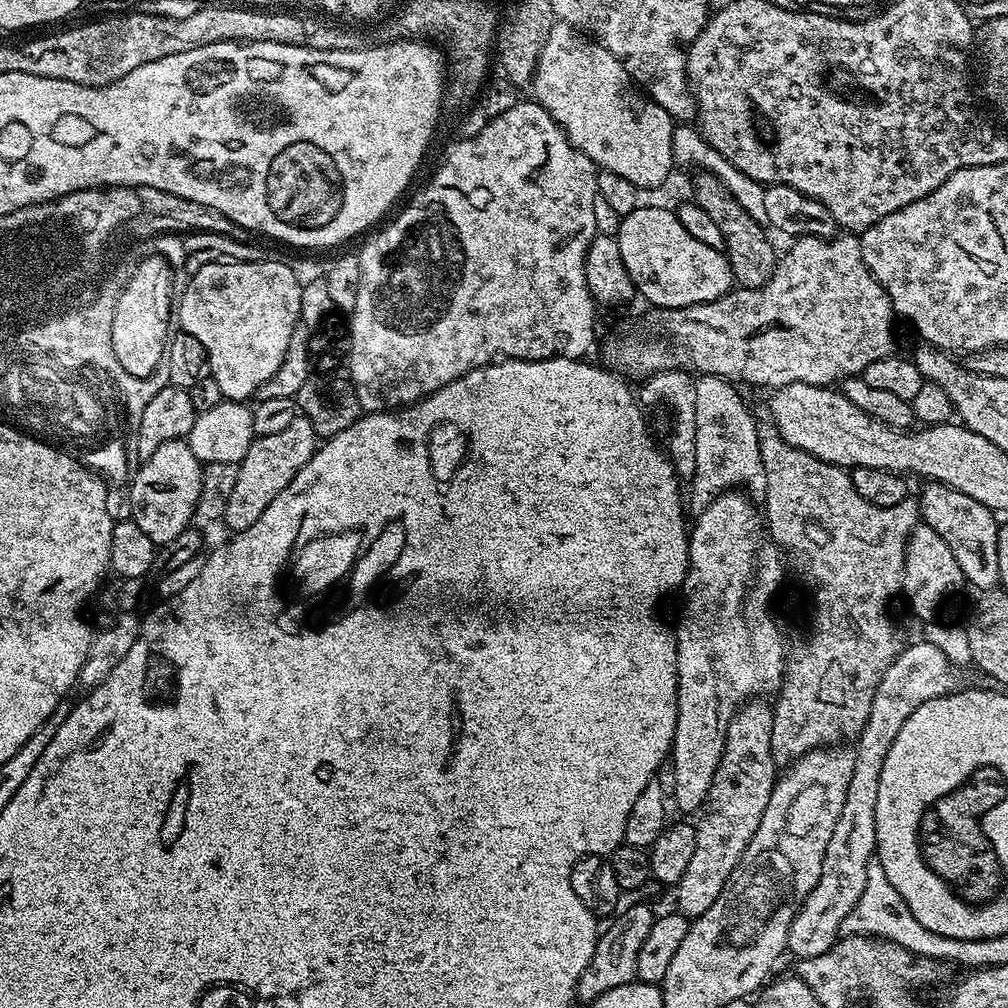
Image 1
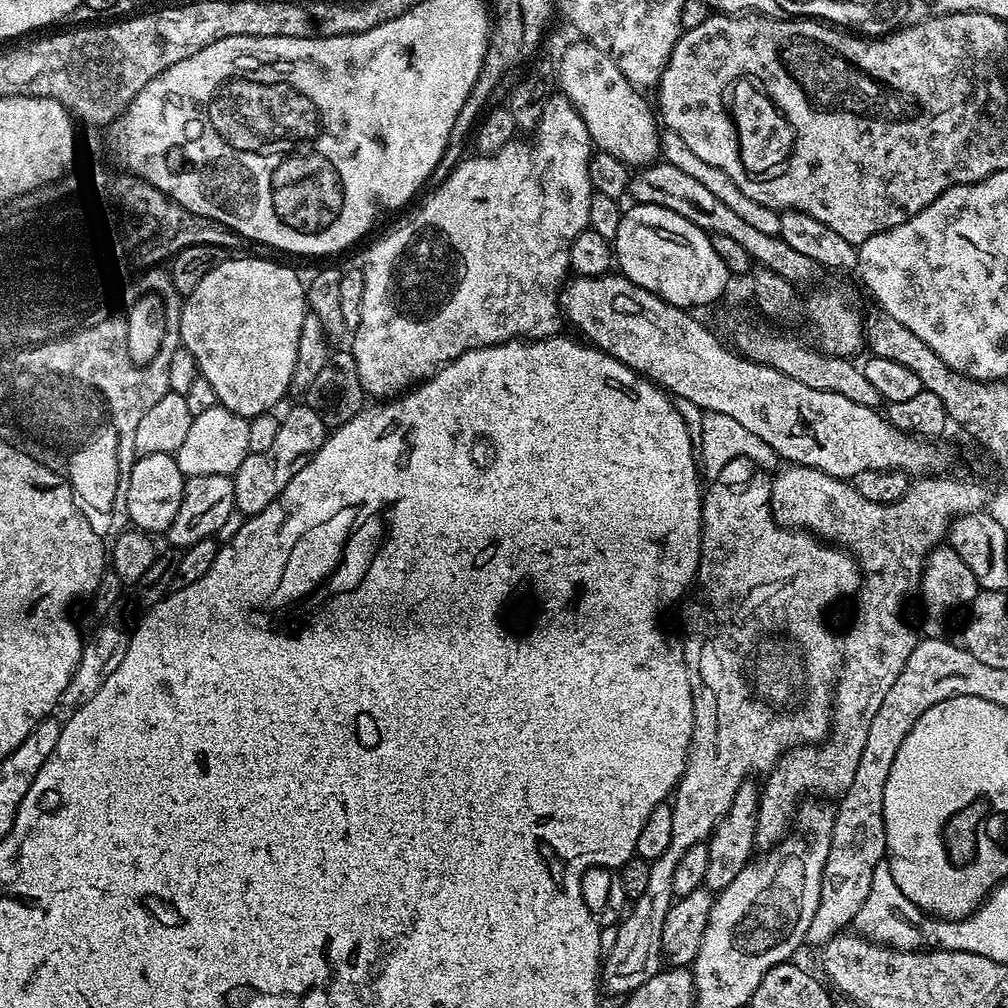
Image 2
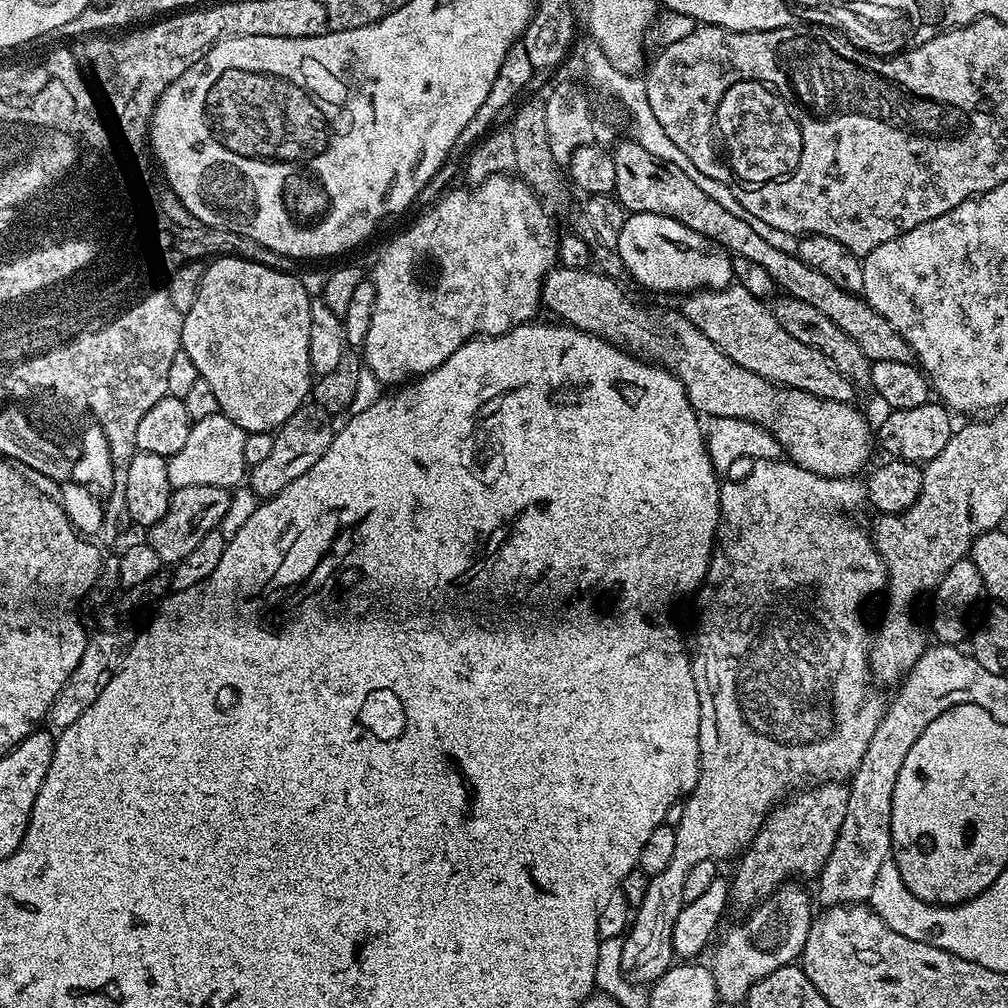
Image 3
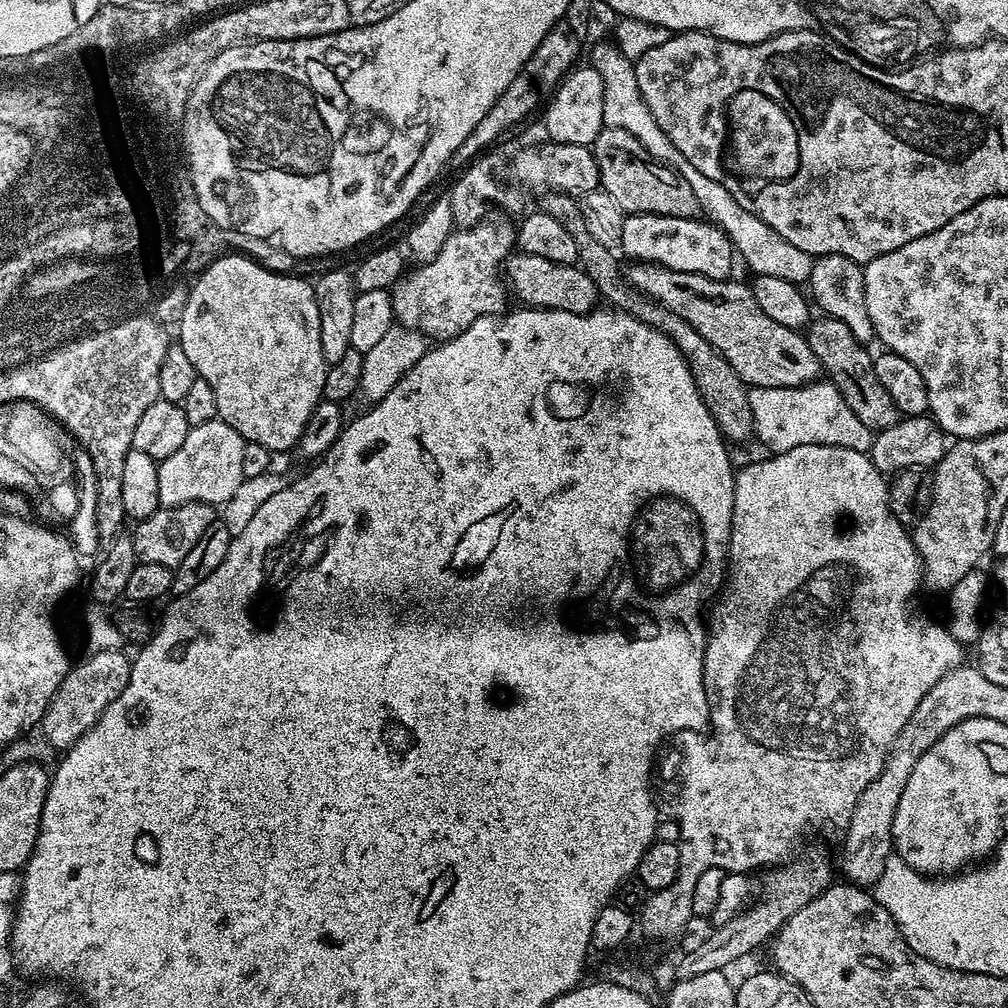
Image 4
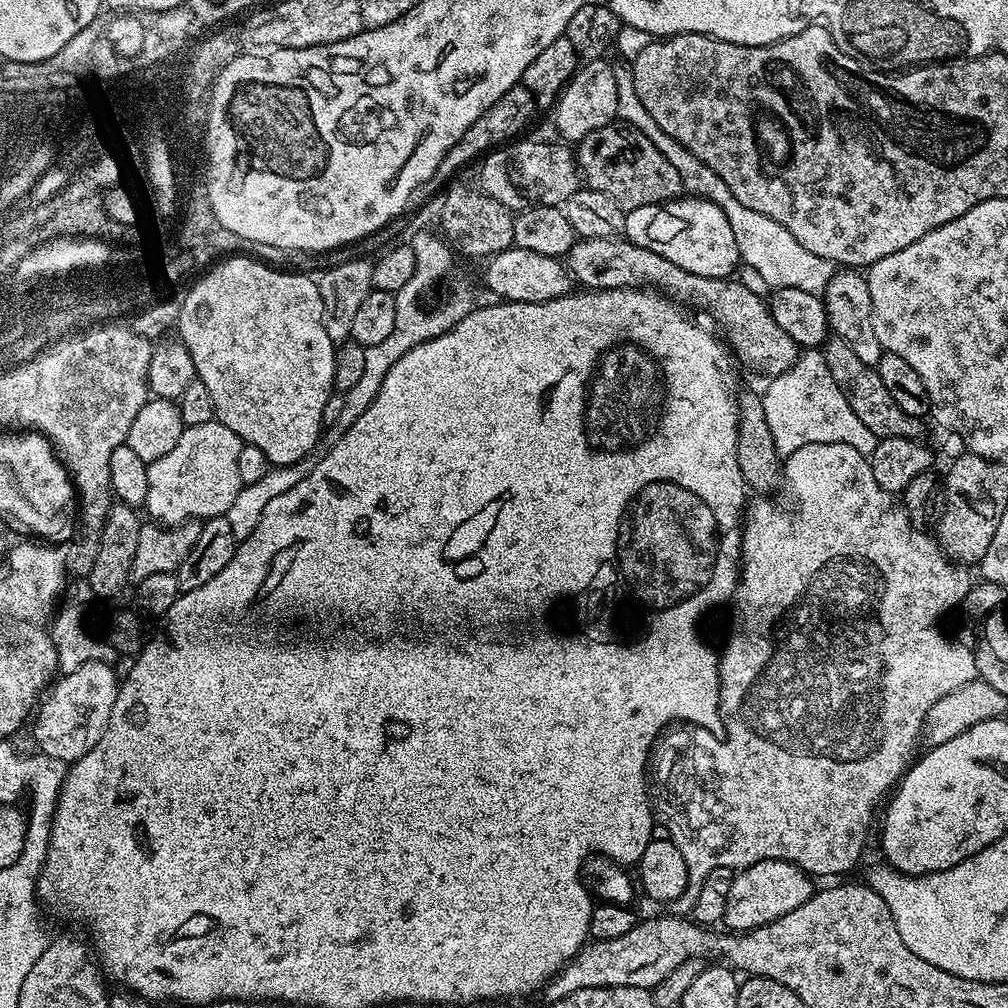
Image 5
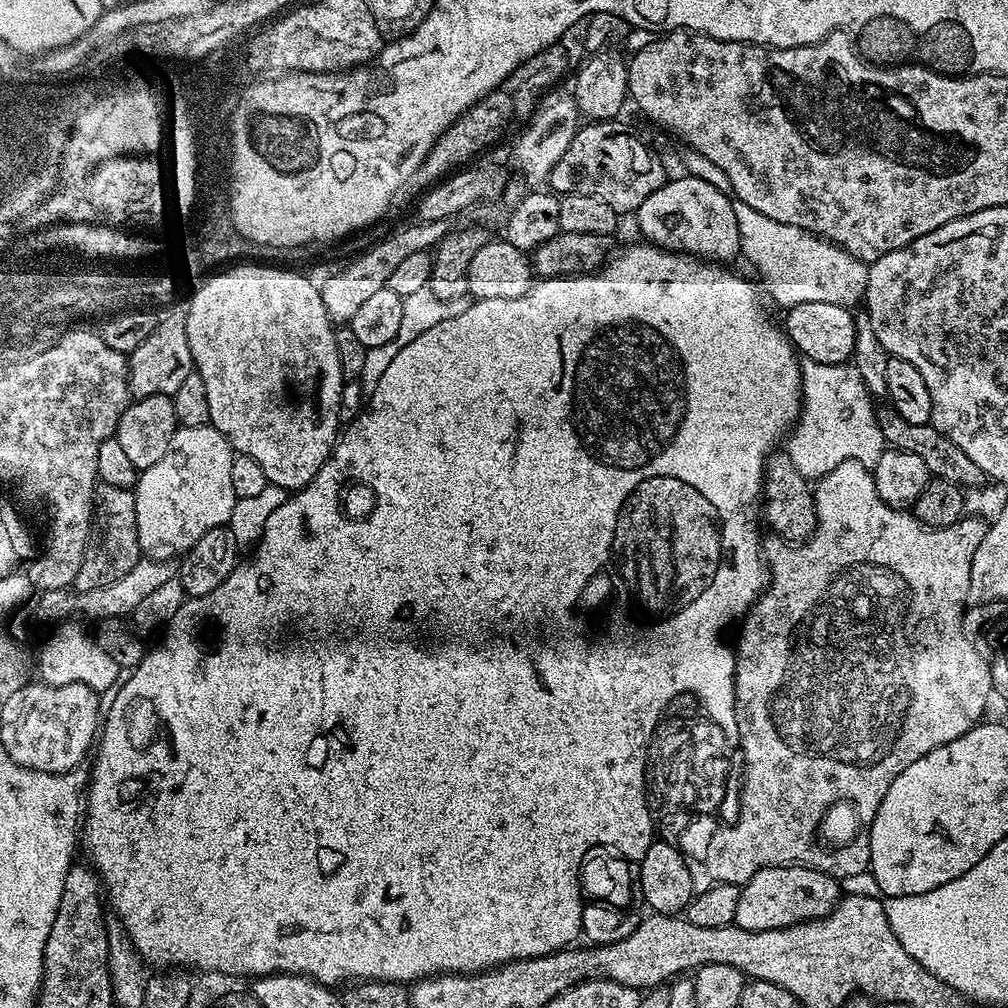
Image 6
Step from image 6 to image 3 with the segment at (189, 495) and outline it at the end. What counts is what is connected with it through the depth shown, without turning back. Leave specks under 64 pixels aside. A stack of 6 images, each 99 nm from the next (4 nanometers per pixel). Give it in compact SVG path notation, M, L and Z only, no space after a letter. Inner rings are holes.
M222 414L195 421L190 430L190 438L186 438L182 450L178 450L178 454L174 454L168 460L168 477L173 489L182 486L222 486L229 490L235 489L246 476L244 455L246 454L247 437L248 433L242 430L242 426L230 422L230 418Z

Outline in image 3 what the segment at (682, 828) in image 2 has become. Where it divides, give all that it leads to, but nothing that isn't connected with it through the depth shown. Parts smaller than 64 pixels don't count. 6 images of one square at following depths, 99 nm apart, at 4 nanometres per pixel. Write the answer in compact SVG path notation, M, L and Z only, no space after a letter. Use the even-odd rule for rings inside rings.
M670 858L670 866L666 866L662 874L649 879L646 898L642 906L635 909L630 920L630 927L622 940L624 945L620 948L620 968L629 976L627 979L633 985L651 985L653 980L657 980L674 963L672 931L674 922L685 904L682 890L689 870L690 865L684 864L684 860Z

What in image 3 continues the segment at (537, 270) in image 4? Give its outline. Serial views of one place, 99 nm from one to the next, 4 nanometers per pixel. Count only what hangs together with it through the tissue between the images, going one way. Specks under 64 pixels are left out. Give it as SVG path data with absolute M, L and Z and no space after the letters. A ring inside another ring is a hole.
M583 268L552 269L544 279L540 298L557 321L579 332L600 336L648 362L671 370L683 386L688 401L705 417L721 416L748 420L771 432L783 455L793 464L819 476L853 477L872 456L874 428L852 404L823 400L797 388L771 384L766 378L738 366L718 350L710 338L685 318L683 311L663 312L647 308L624 293L623 283L602 273Z

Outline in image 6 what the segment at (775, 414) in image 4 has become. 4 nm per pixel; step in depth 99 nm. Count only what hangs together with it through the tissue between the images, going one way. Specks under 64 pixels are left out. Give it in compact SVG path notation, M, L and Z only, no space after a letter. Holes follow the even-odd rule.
M813 360L801 361L801 410L797 421L787 437L785 452L788 454L794 468L807 480L817 480L823 477L835 466L852 460L862 465L874 468L878 458L885 452L887 444L882 434L879 415L874 400L861 380L857 367L850 362L846 364L818 363Z

